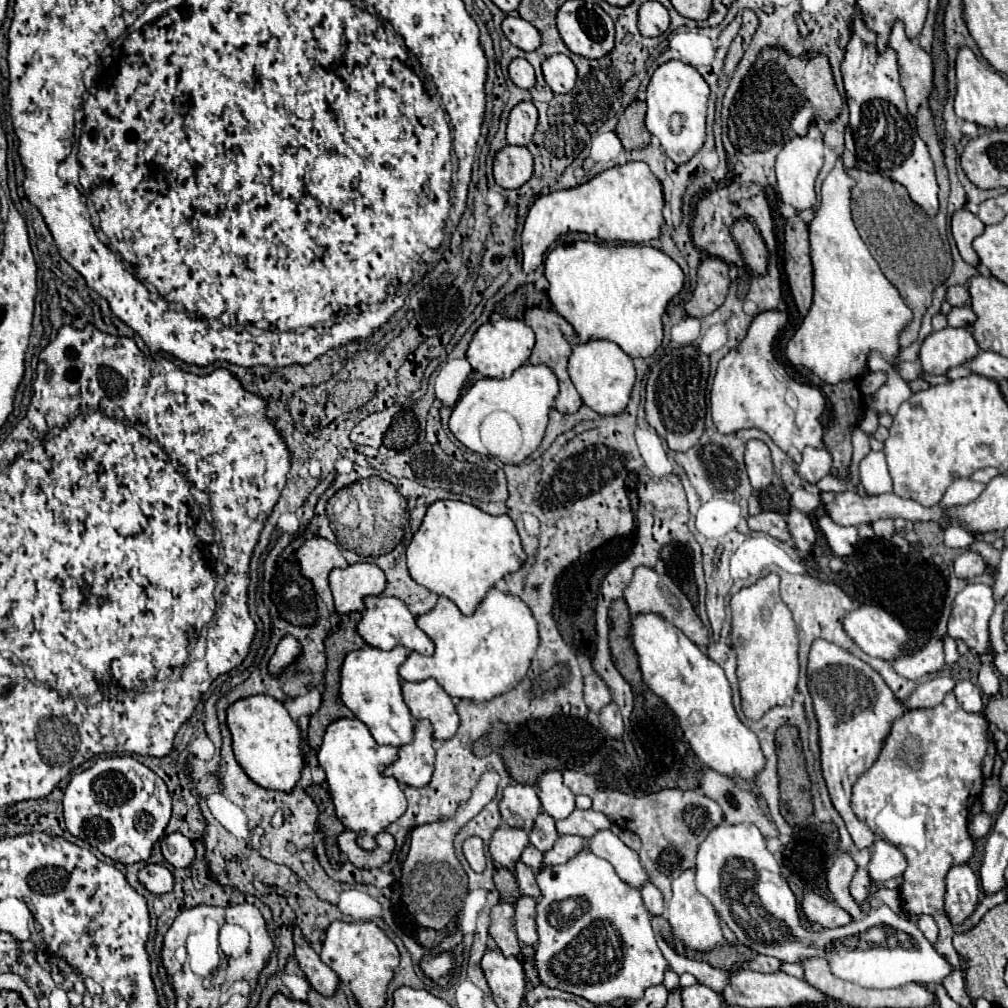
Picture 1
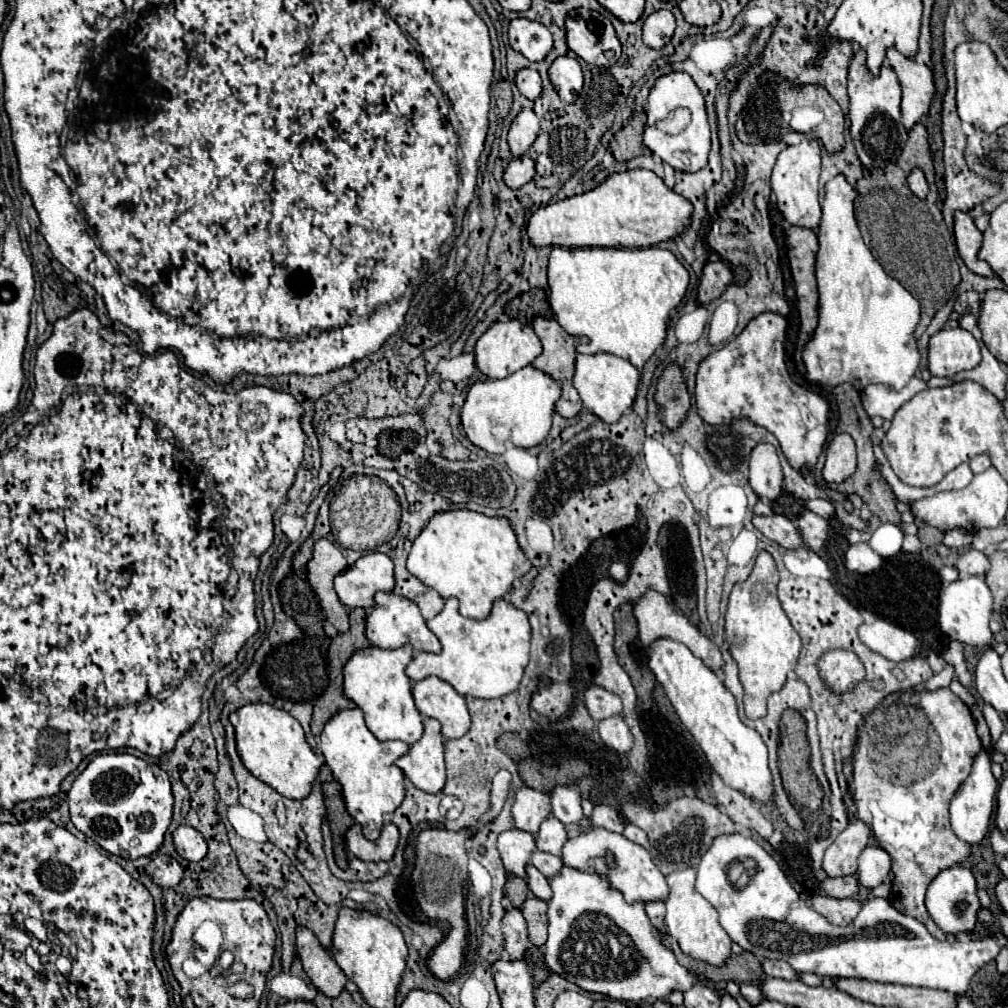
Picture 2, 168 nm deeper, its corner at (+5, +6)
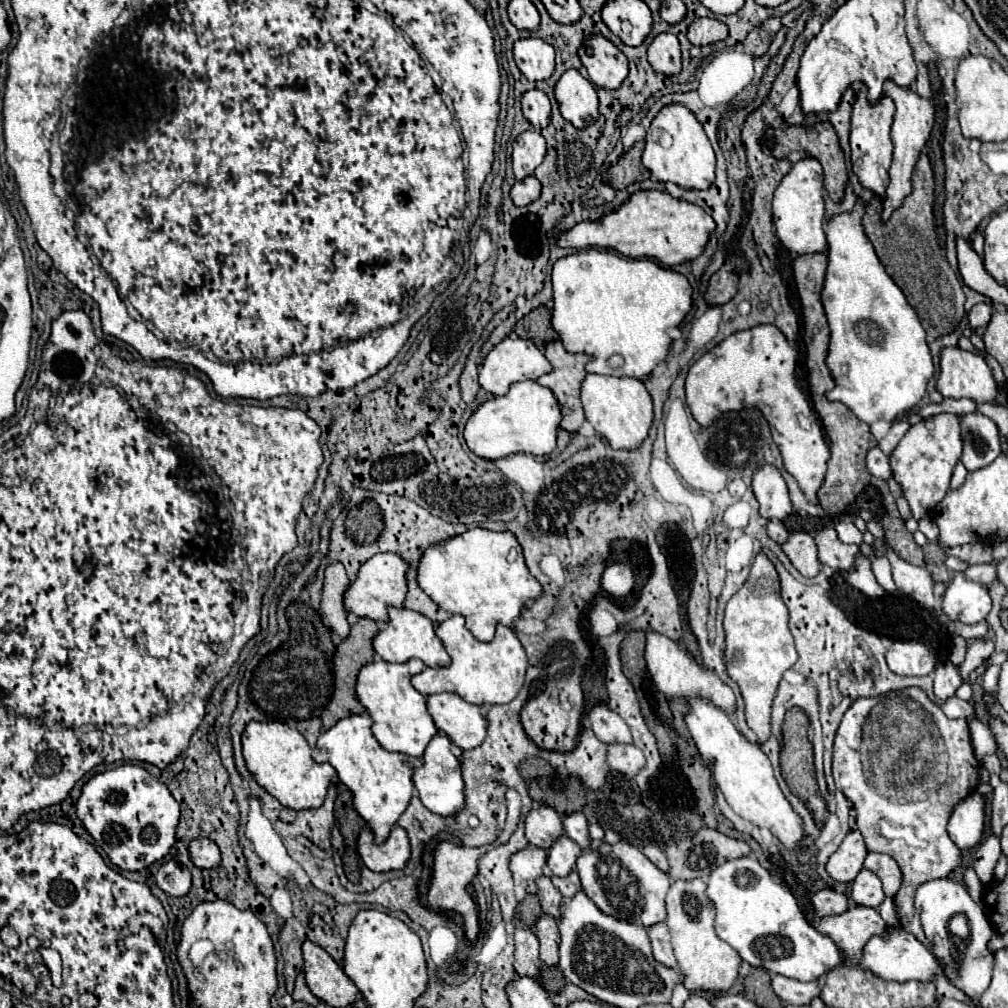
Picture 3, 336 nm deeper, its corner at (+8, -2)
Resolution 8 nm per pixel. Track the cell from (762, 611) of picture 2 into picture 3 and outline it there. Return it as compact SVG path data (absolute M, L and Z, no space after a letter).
M758 554L746 584L728 600L724 612L726 632L726 668L730 678L740 686L744 698L744 714L752 732L760 742L770 738L770 706L776 696L782 674L798 660L794 638L788 630L788 608L780 598L780 582L774 564Z

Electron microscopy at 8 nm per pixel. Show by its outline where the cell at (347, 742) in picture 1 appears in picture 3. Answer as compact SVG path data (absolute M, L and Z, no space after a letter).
M354 714L338 720L330 730L320 734L312 758L318 764L328 762L334 766L340 782L352 792L354 810L374 832L374 844L382 844L412 798L414 784L408 766L412 760L406 754L384 750L374 738L370 726L372 720L368 714Z

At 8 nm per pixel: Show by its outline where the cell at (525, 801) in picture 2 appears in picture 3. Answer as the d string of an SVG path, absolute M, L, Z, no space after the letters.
M536 806L524 818L526 840L532 846L548 850L562 832L562 816L550 806Z

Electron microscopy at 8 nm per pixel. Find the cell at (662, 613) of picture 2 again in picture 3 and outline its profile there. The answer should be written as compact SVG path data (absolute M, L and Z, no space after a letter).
M652 628L646 630L646 664L648 664L648 672L656 684L656 688L666 696L678 696L678 698L690 698L690 696L702 696L706 700L710 700L712 704L718 704L724 712L734 712L736 708L736 698L734 692L730 690L730 686L726 686L718 674L714 670L708 670L706 666L700 666L692 654L688 654L688 650L684 648L682 642L676 642Z

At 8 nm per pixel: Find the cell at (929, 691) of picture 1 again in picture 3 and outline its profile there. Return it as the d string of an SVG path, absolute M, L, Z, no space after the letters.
M976 640L970 648L968 654L964 658L964 662L958 666L958 674L962 676L962 680L966 680L986 658L990 658L990 654L994 652L994 642L986 642L986 640Z

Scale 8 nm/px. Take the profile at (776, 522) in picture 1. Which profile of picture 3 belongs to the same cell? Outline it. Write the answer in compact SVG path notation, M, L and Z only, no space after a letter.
M790 532L788 540L784 544L780 544L780 548L784 550L784 554L790 558L790 562L794 564L794 568L802 574L802 576L816 576L822 568L822 564L816 558L816 544L812 540L810 534L806 532Z

